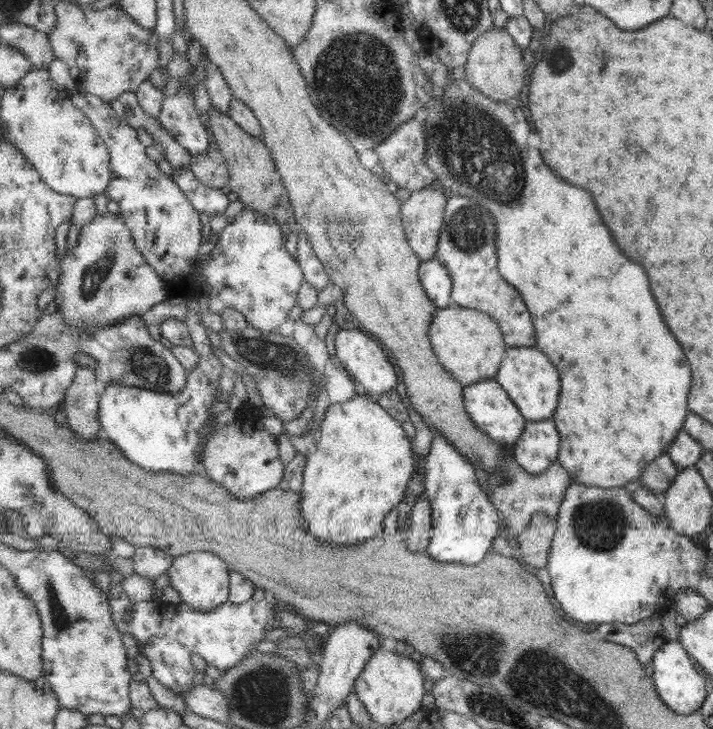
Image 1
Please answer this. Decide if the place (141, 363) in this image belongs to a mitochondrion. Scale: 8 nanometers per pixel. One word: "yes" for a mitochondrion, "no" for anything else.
yes

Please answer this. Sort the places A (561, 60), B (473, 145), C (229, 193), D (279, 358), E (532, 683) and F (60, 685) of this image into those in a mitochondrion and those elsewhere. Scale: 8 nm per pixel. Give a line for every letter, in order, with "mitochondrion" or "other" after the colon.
A: mitochondrion
B: mitochondrion
C: other
D: mitochondrion
E: mitochondrion
F: other

